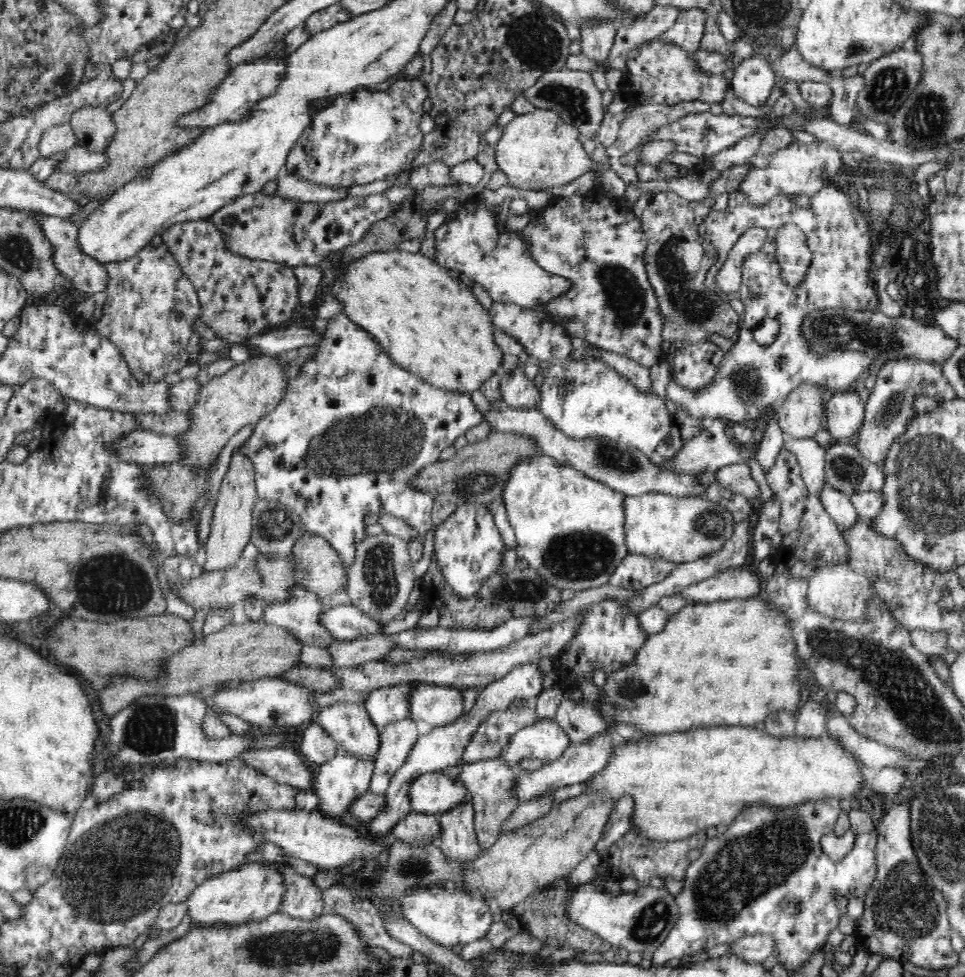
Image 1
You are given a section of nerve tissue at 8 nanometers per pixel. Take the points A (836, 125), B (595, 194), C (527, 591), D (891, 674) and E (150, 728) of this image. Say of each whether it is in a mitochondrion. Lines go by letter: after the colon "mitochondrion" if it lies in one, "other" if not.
A: other
B: other
C: mitochondrion
D: mitochondrion
E: mitochondrion

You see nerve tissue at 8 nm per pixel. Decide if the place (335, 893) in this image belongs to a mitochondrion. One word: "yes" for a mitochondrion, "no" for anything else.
no

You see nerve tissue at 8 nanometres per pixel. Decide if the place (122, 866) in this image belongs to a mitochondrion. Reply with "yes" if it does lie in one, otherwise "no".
yes

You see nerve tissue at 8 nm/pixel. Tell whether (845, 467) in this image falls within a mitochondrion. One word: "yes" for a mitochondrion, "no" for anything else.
yes

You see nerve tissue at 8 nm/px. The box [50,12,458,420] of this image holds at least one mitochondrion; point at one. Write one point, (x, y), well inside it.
(67, 77)

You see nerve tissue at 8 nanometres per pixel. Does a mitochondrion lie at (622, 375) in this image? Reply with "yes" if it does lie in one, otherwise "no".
no

